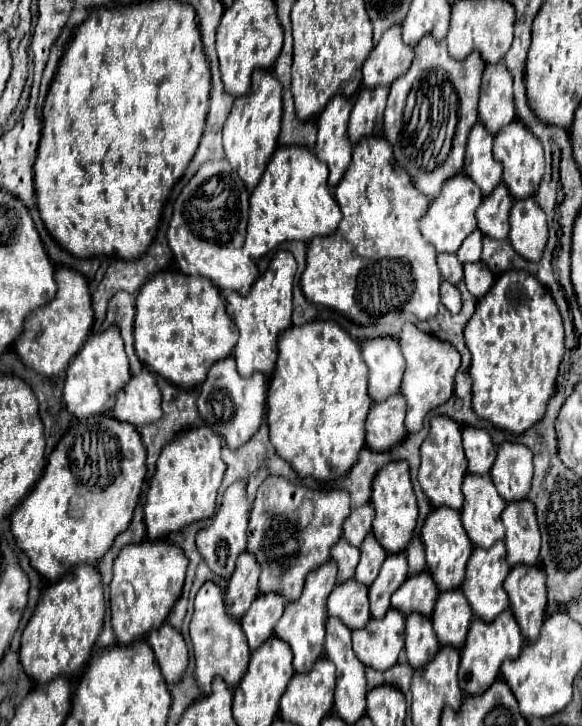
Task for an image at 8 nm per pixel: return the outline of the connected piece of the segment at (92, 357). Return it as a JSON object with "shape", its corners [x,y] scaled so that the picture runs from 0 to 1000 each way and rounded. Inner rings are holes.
{"shape":[[[189,449],[172,460],[155,460],[148,474],[141,477],[141,482],[131,488],[131,493],[120,499],[113,510],[113,529],[107,545],[113,565],[137,579],[168,570],[186,570],[196,562],[199,543],[220,529],[220,523],[223,523],[223,510],[206,455],[199,449]]]}

